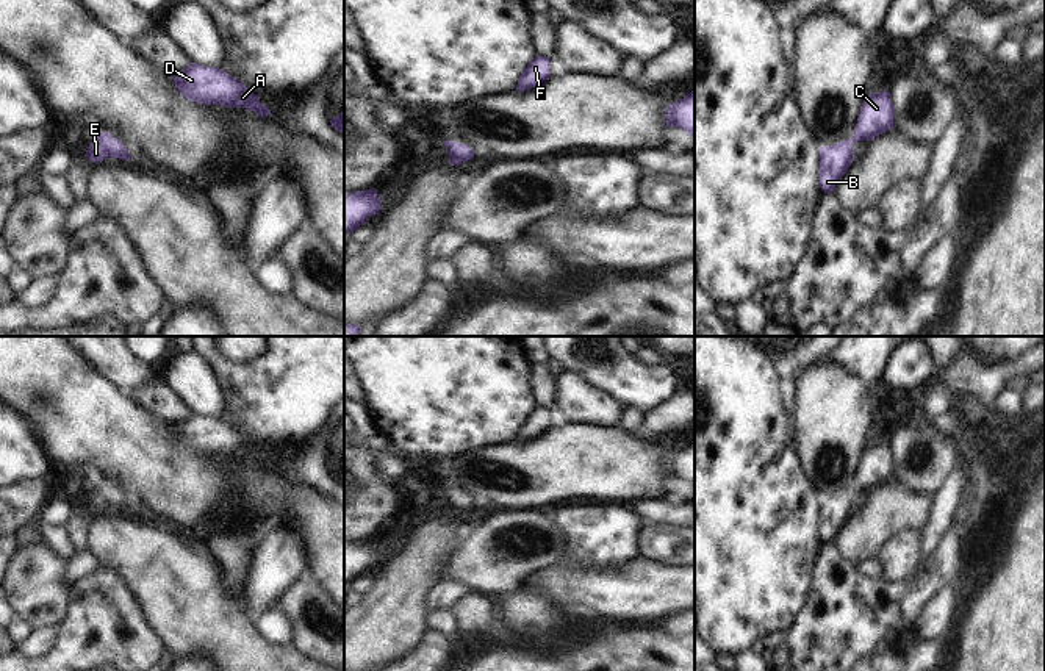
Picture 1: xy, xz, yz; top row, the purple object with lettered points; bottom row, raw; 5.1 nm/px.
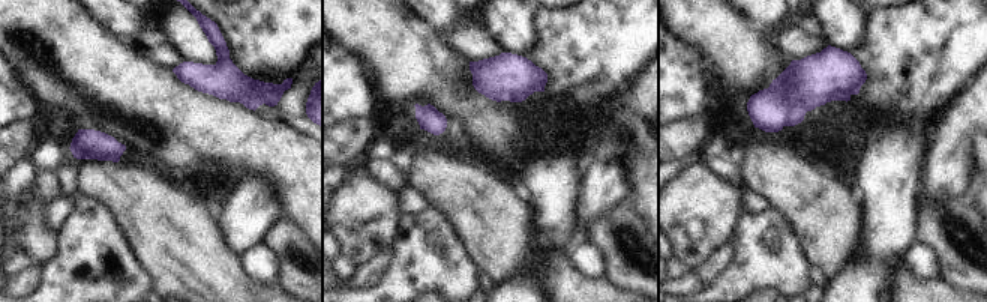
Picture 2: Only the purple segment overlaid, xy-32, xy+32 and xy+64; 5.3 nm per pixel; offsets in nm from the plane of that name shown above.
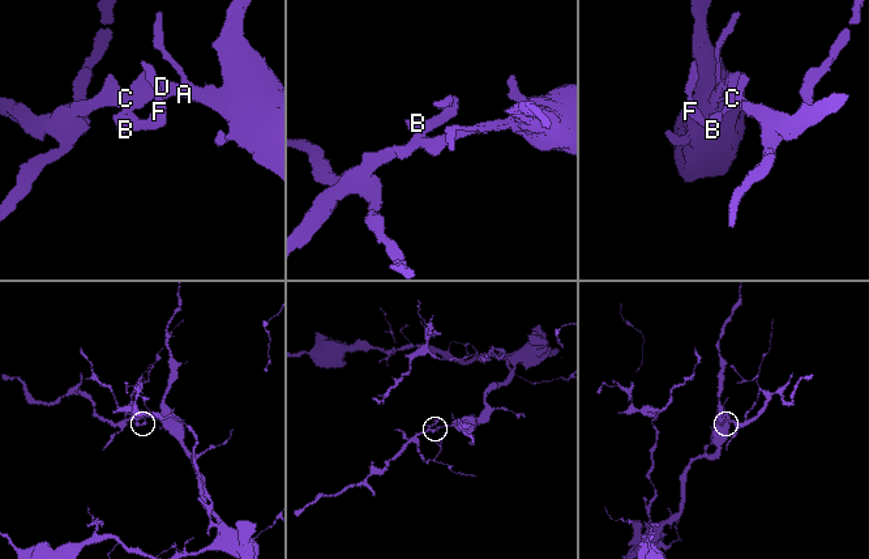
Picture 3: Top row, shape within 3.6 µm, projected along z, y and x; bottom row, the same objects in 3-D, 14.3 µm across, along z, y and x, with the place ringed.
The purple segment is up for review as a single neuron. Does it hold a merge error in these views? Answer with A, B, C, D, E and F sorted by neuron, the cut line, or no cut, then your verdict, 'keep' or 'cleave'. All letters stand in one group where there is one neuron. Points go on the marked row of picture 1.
A B C D E F | no cut | keep

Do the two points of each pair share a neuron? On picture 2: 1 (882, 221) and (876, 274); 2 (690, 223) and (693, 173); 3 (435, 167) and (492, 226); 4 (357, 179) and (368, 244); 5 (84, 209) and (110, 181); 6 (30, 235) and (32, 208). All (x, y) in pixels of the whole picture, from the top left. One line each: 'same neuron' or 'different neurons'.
1: same neuron
2: same neuron
3: same neuron
4: same neuron
5: different neurons
6: same neuron

